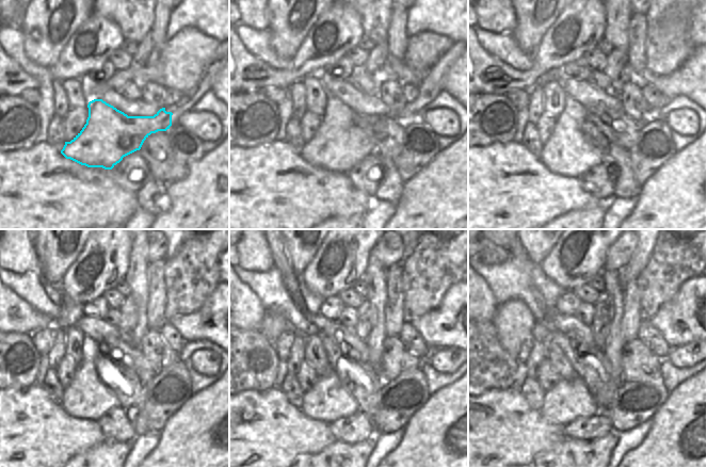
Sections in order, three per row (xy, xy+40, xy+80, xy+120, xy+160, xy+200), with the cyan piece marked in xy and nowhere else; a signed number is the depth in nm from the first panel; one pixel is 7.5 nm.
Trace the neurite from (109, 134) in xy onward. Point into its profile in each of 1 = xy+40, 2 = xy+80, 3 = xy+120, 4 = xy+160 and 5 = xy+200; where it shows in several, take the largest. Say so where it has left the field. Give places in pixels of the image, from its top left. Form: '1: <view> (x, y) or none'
1: xy+40 (343, 138)
2: xy+80 (568, 152)
3: xy+120 (86, 397)
4: xy+160 (327, 400)
5: xy+200 (569, 399)

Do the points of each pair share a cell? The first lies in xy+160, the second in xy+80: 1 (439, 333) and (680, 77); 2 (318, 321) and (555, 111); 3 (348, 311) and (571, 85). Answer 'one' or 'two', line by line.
1: one
2: two
3: two

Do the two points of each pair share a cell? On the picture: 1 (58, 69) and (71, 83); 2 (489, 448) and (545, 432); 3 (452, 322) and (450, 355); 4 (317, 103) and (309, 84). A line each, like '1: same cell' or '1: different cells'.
1: different cells
2: same cell
3: different cells
4: same cell

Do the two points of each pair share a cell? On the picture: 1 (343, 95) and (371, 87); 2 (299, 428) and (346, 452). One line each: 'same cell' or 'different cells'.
1: different cells
2: different cells

